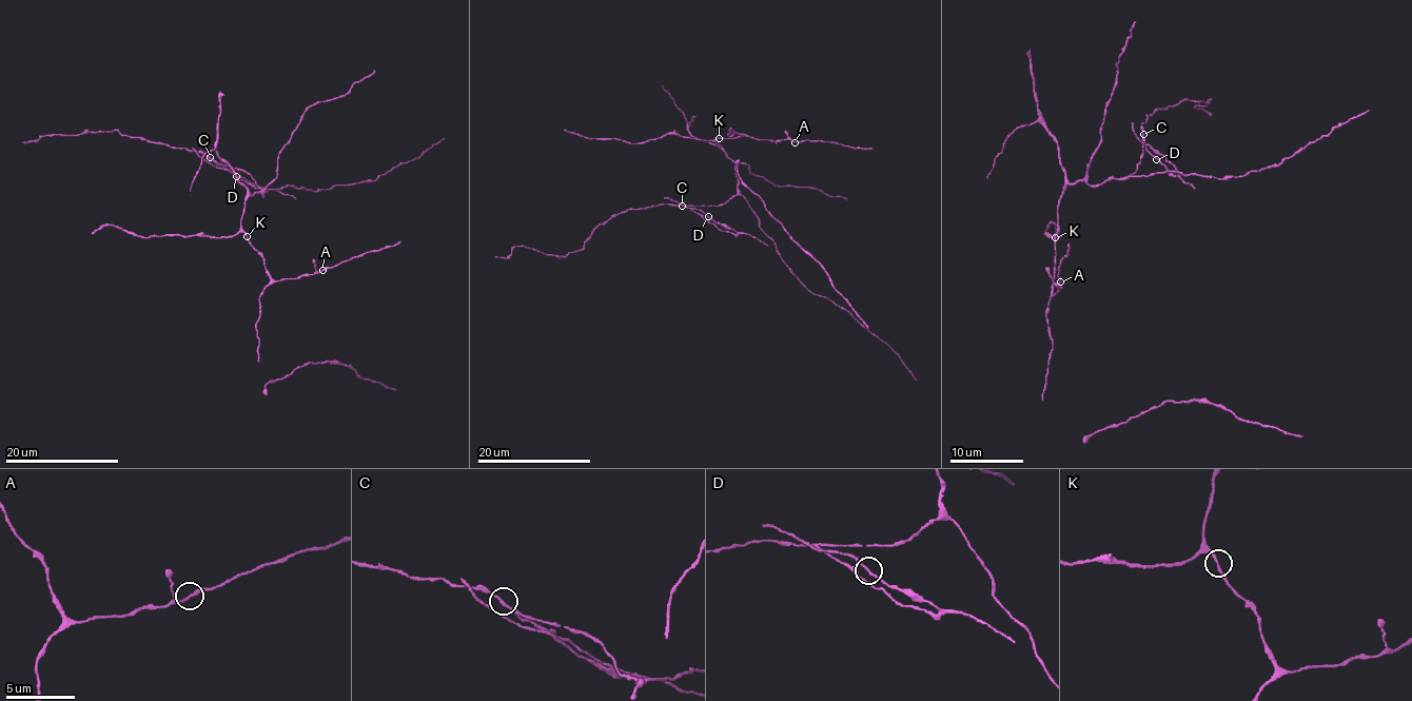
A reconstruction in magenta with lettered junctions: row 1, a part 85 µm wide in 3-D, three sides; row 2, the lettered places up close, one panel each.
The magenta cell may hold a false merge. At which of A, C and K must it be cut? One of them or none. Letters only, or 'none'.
C

